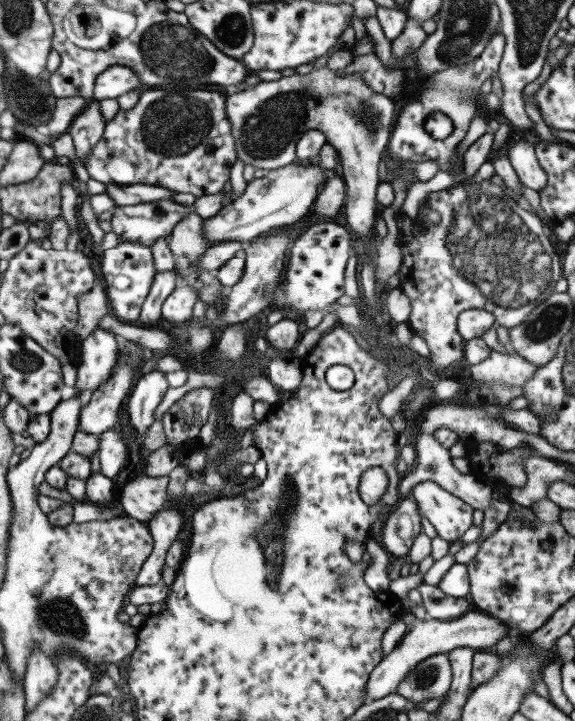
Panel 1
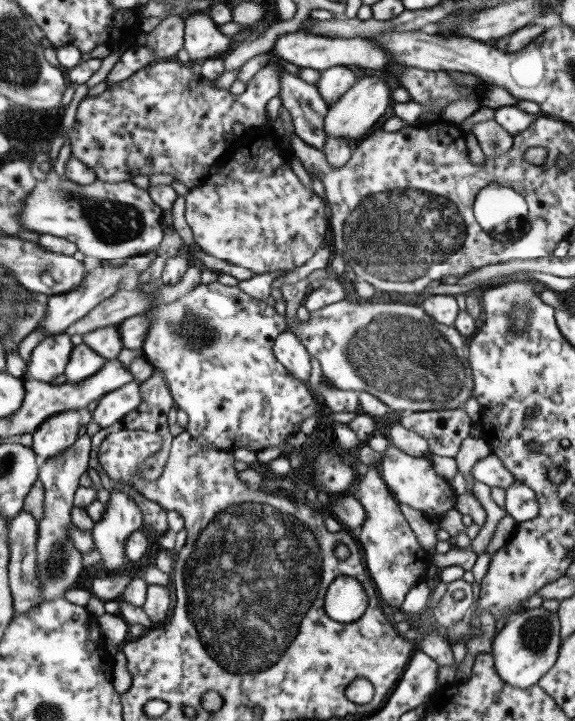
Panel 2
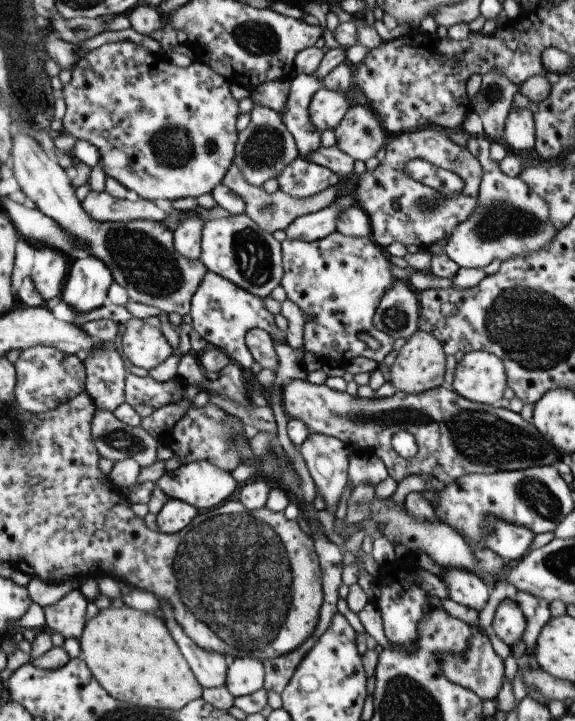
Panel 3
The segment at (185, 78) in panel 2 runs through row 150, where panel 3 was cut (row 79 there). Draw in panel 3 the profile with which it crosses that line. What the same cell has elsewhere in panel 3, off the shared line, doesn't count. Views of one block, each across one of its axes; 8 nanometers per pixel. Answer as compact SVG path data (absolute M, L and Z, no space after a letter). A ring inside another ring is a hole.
M129 40L111 42L80 55L76 60L70 83L66 84L61 92L61 96L66 103L66 115L62 120L64 124L63 132L72 135L74 139L88 140L90 144L94 144L98 148L99 164L104 169L106 177L118 180L128 191L136 192L138 197L144 198L144 200L155 201L160 199L172 202L186 197L199 197L203 194L212 193L212 190L222 183L226 172L232 167L238 134L236 123L240 113L239 101L232 96L230 87L229 80L220 76L208 64L201 64L194 60L187 68L180 68L180 66L176 66L167 60L166 56L152 54L145 47L136 45Z

